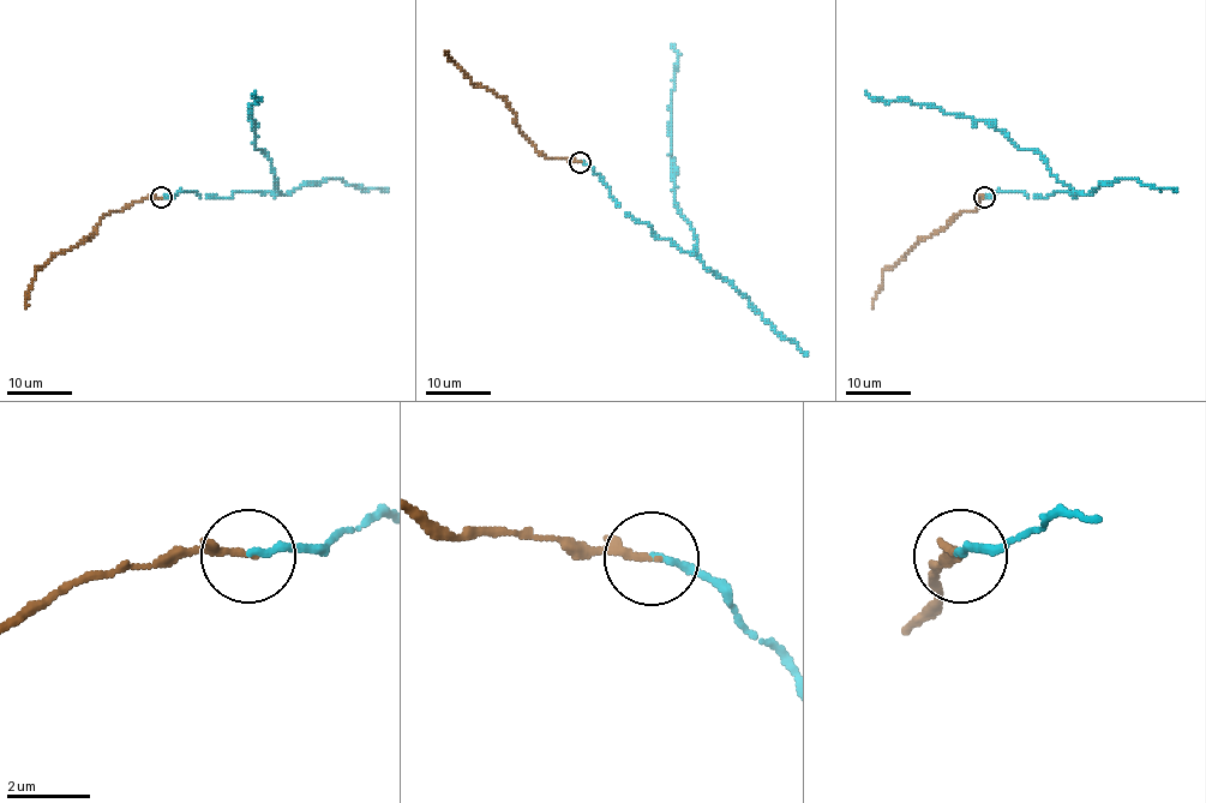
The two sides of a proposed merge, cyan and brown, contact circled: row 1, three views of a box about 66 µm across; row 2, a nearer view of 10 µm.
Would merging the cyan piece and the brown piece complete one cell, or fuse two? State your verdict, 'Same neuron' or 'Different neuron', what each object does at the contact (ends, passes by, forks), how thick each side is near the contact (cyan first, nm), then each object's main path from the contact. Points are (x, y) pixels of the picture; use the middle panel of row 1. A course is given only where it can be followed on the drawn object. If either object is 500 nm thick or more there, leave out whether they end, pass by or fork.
Same neuron. At the ring cyan ends. At the ring brown ends. Thickness 160 nm (cyan) against 170 nm. Course of cyan: (580, 162), (630, 217), (692, 251), (695, 232), (673, 196), (672, 43). Course of brown: (580, 162), (542, 155), (515, 123), (515, 113), (502, 97), (474, 85), (445, 51)

